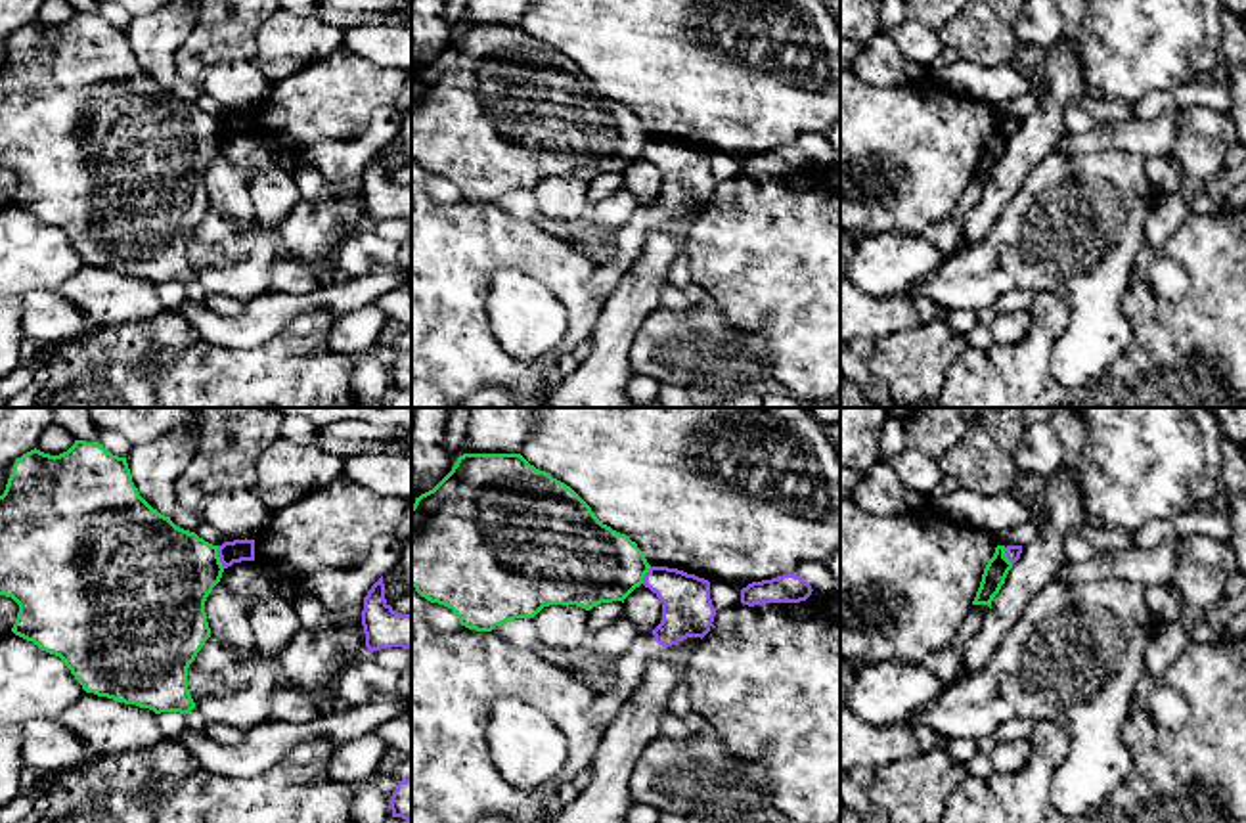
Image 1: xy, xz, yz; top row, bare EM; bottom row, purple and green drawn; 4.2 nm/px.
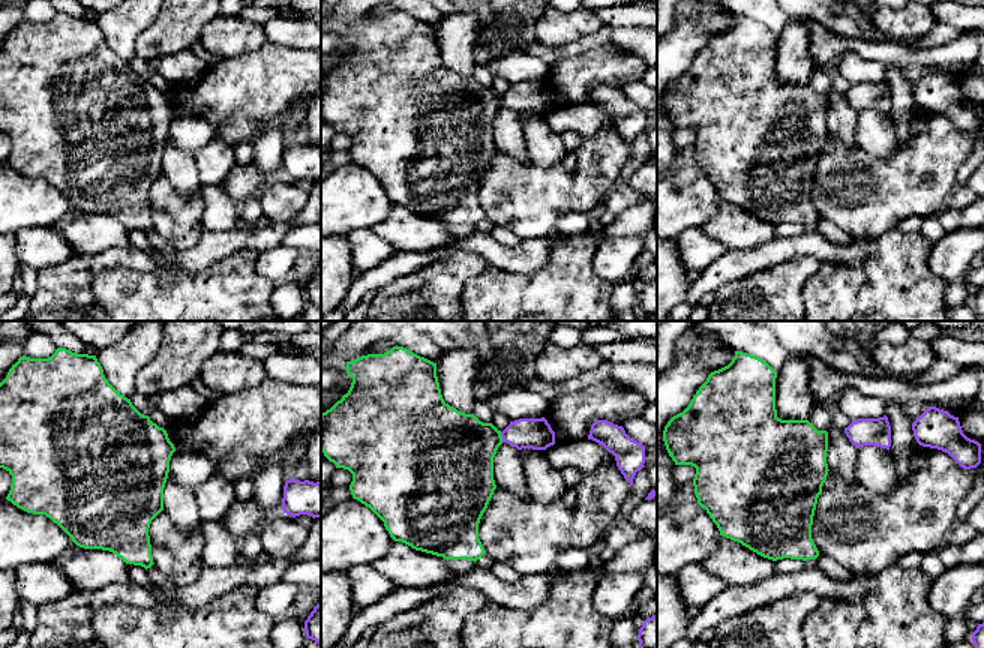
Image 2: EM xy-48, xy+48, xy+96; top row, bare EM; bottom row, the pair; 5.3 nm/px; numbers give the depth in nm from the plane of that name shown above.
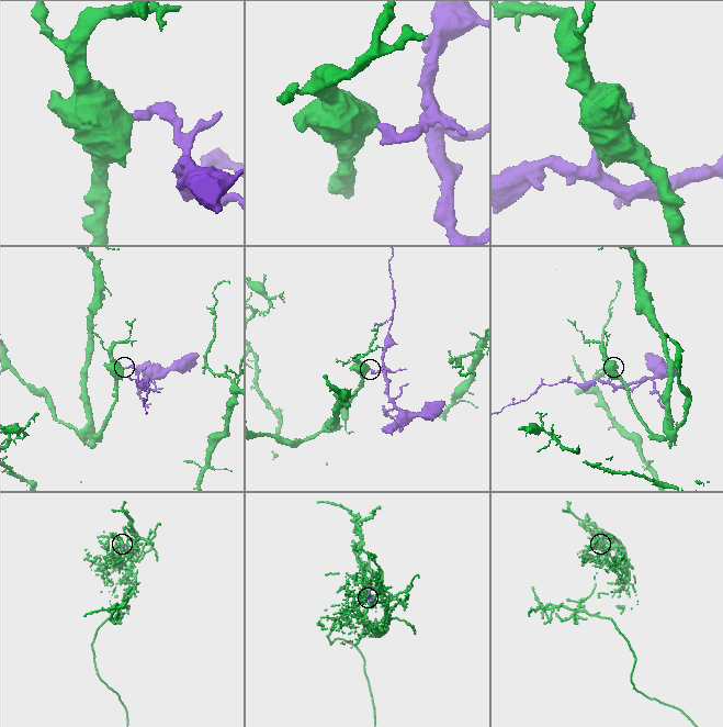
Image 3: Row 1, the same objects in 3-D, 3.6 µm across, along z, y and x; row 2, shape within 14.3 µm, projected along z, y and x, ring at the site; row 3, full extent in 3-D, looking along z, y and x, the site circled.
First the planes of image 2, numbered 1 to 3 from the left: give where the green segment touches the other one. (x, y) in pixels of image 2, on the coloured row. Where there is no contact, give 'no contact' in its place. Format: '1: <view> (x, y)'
1: no contact
2: xy+48 (501, 435)
3: no contact

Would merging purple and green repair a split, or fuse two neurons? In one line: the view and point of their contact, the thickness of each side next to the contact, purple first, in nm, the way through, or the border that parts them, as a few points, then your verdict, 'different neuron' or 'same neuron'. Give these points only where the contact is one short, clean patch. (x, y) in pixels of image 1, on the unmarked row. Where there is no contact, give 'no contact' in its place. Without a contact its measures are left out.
contact xy (219, 127); calibres 100 and 420 nm; border xy (217, 117), (217, 127), (224, 138); different neuron

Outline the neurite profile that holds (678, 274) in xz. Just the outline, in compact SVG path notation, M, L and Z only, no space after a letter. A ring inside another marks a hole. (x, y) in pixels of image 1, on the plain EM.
M678 235L678 253L676 258L668 270L666 281L670 281L678 289L685 289L687 283L691 281L691 272L689 272L689 260L687 260L687 237L689 235Z

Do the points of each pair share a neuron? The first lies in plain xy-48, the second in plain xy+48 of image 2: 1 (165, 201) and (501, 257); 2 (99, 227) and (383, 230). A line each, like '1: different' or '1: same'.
1: different
2: same

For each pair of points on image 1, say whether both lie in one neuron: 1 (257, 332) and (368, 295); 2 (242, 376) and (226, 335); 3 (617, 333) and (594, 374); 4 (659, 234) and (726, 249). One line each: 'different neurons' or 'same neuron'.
1: same neuron
2: different neurons
3: same neuron
4: different neurons

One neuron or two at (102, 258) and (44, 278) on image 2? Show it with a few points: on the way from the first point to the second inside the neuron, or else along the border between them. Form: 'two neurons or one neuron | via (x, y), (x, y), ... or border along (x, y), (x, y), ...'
one neuron | via (87, 266), (71, 272), (59, 272)

